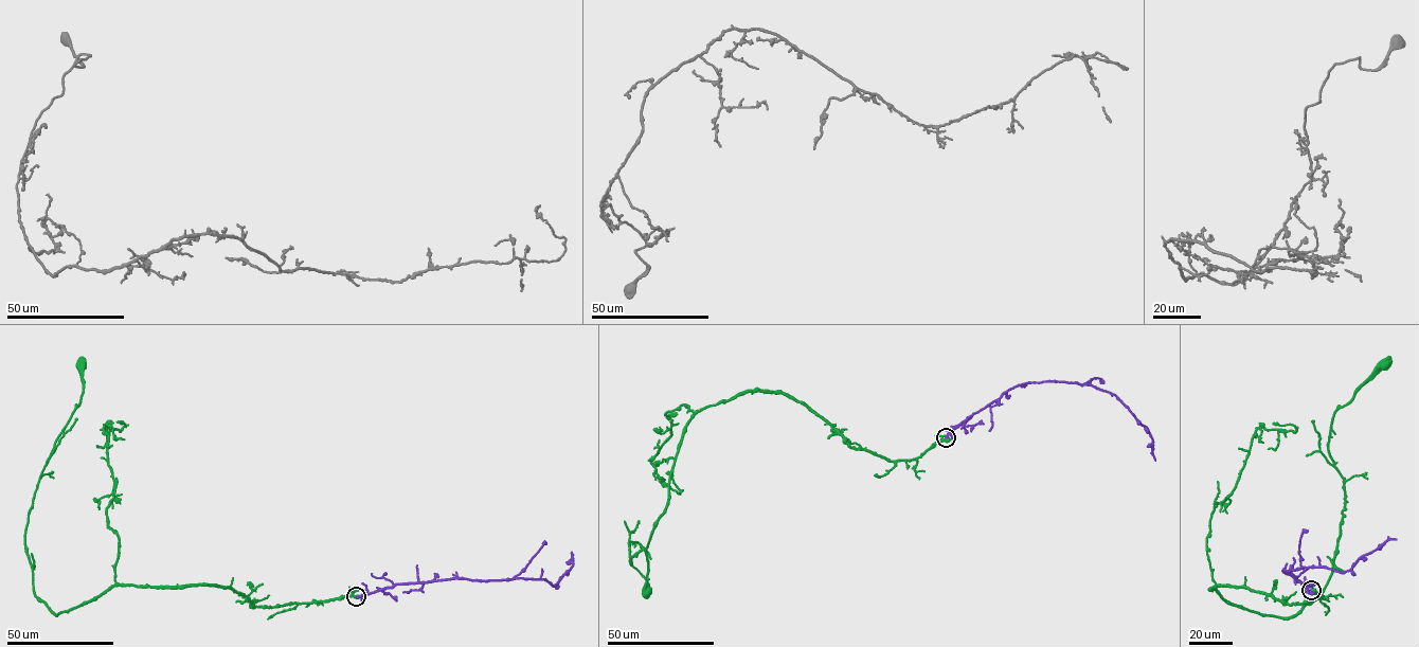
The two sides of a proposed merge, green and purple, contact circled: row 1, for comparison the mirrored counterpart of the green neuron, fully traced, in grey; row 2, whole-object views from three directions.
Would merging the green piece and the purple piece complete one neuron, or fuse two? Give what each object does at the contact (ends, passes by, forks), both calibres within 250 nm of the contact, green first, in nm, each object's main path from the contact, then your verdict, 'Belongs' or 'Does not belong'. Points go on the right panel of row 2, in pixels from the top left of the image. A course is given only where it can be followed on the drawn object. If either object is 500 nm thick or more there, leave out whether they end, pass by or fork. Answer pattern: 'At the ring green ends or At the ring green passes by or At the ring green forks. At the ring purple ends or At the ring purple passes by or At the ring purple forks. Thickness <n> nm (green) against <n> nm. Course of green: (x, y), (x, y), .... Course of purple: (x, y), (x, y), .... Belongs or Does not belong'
Thickness 600 nm (green) against 480 nm. Course of green: (1311, 590), (1322, 597), (1288, 604), (1208, 588), (1281, 617), (1322, 592), (1345, 495), (1334, 412), (1386, 363). Course of purple: (1311, 590), (1282, 570), (1326, 567), (1345, 572), (1365, 555), (1388, 540), (1396, 539). Belongs

